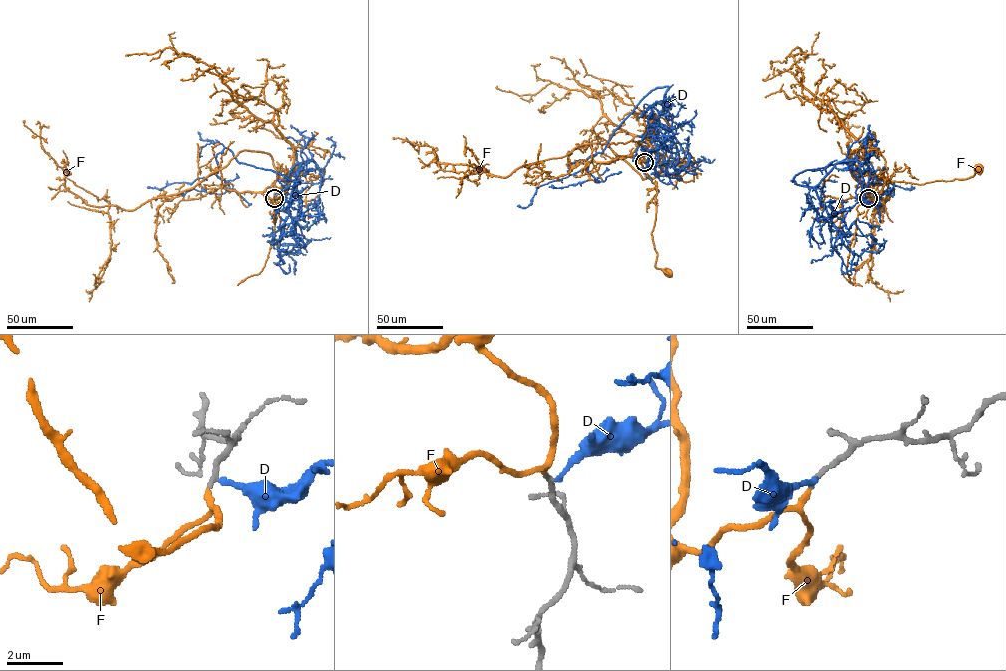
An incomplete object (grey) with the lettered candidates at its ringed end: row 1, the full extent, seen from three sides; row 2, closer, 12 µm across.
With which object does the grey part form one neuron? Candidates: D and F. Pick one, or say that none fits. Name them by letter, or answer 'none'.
F

